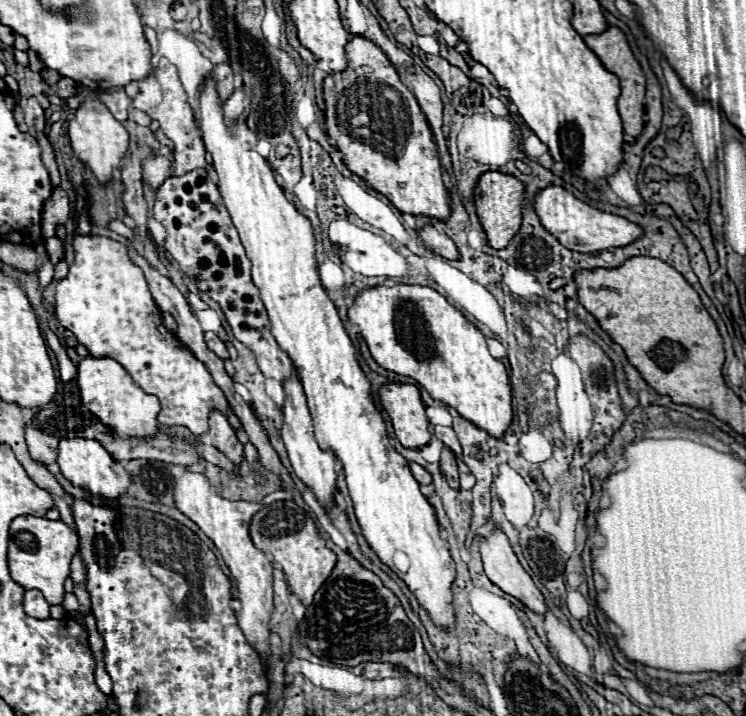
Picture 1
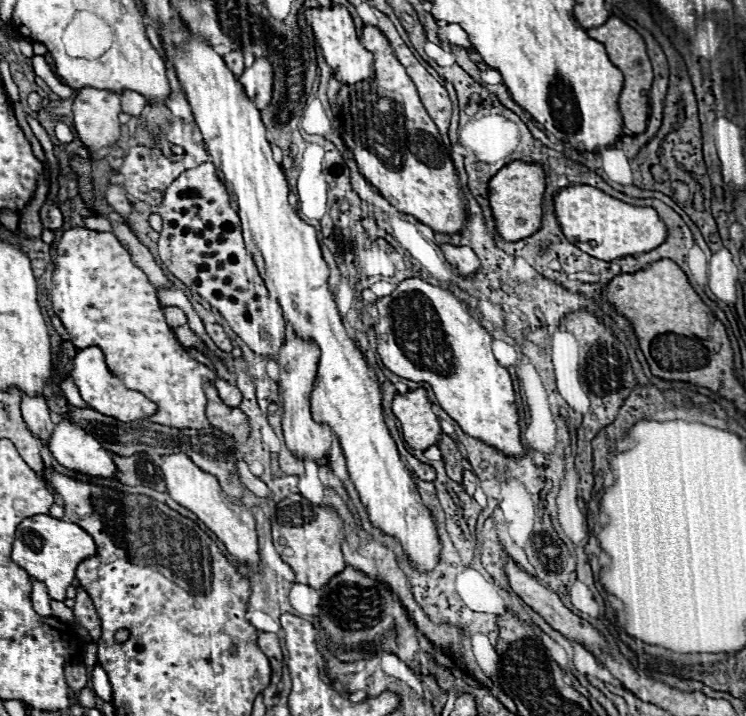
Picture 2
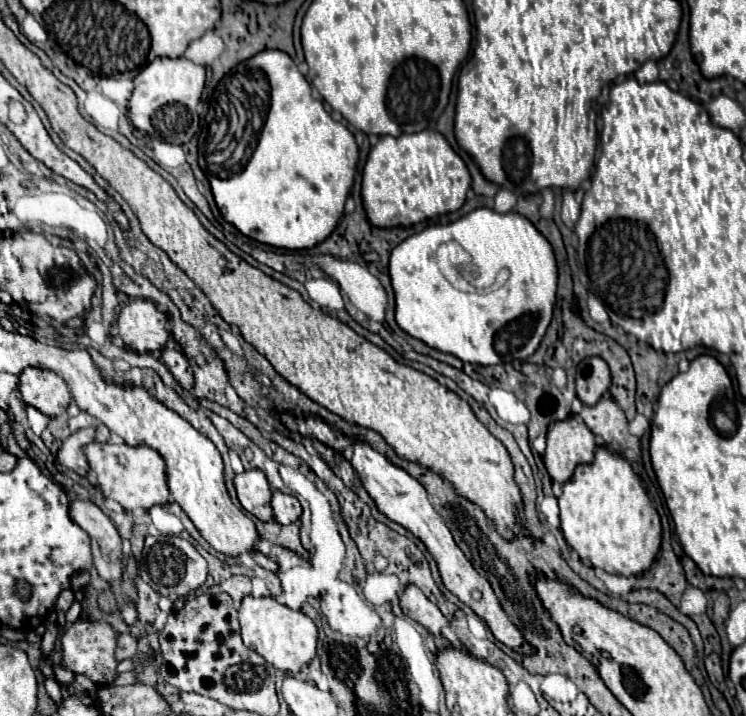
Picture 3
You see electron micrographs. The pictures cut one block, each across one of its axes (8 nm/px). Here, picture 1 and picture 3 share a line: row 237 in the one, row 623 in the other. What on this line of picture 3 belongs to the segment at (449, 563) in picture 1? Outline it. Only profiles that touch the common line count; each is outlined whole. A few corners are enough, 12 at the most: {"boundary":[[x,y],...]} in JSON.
{"boundary":[[246,596],[244,644],[296,674],[316,656],[318,632],[300,610]]}

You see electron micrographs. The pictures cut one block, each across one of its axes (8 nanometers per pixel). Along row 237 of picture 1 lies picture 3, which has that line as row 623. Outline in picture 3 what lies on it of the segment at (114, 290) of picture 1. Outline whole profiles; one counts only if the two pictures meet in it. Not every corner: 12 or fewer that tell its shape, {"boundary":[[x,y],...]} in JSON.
{"boundary":[[74,622],[62,634],[64,666],[94,684],[114,680],[116,632]]}

